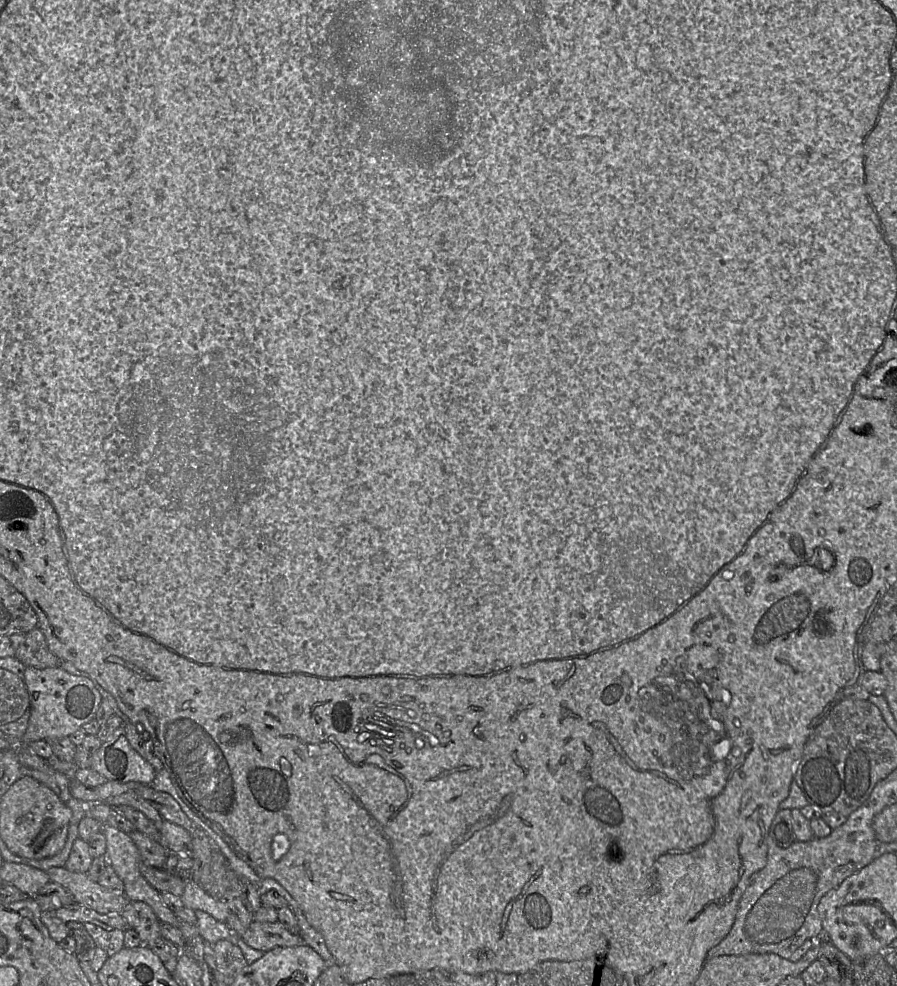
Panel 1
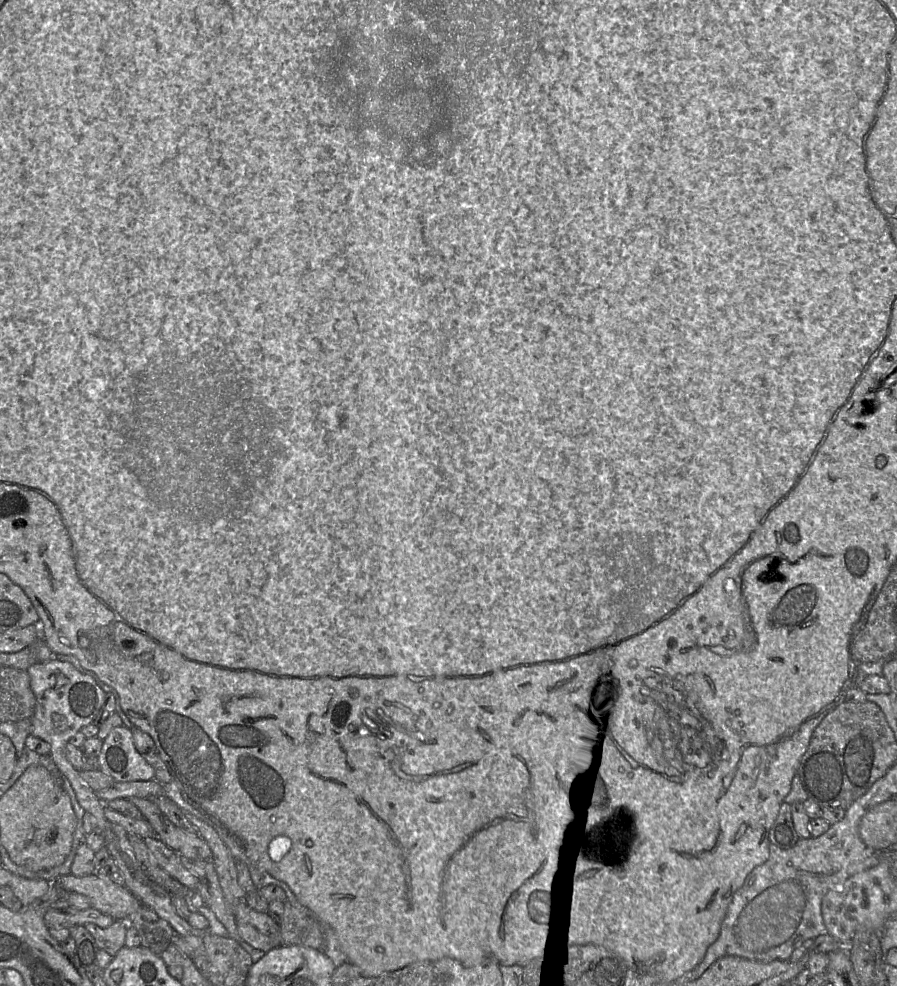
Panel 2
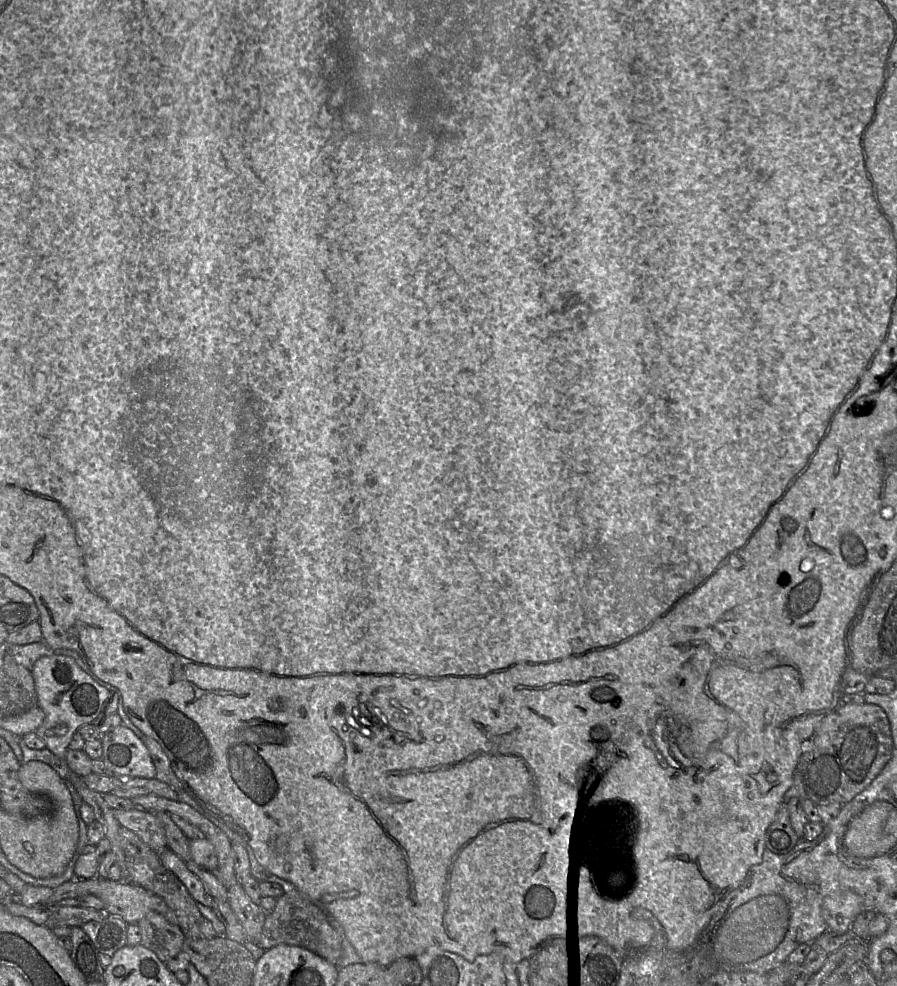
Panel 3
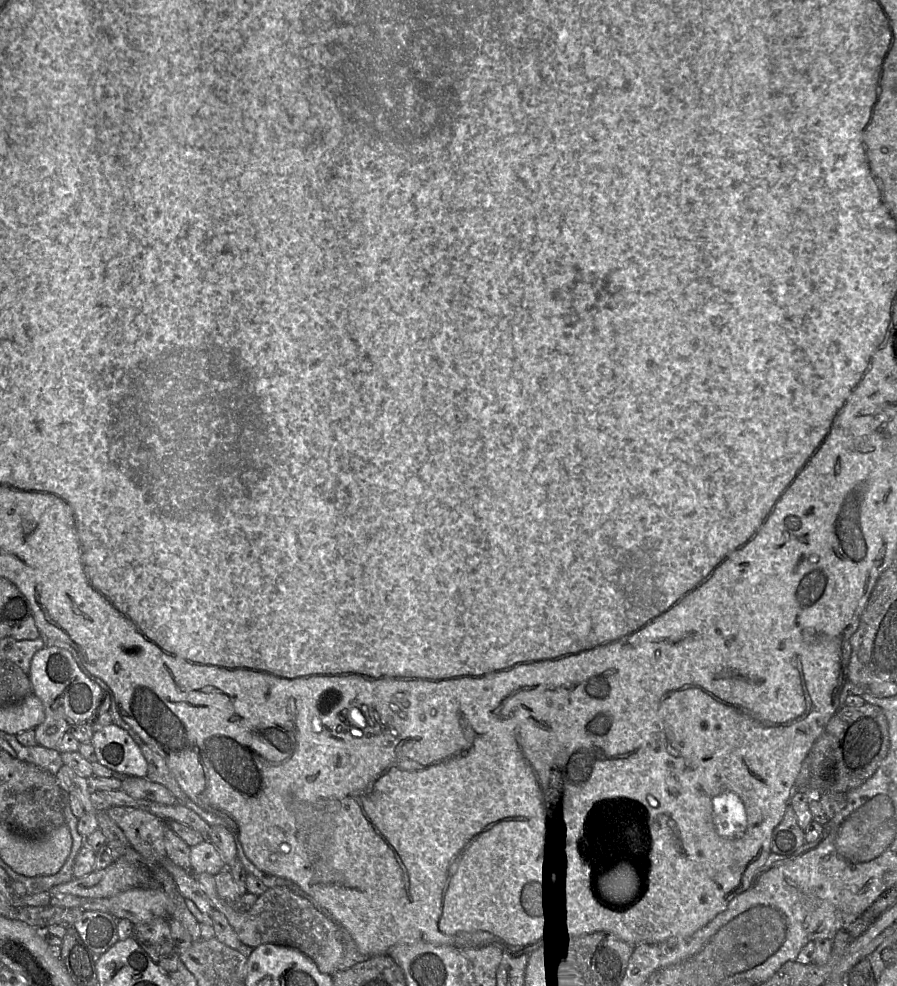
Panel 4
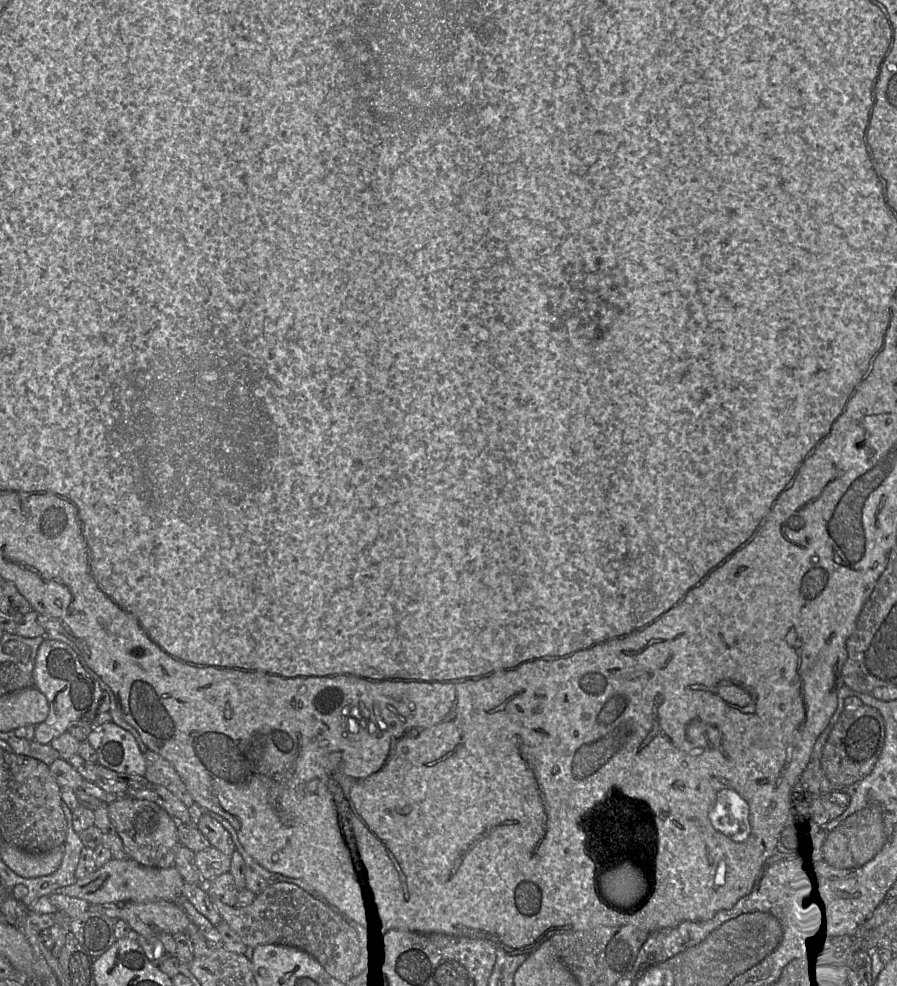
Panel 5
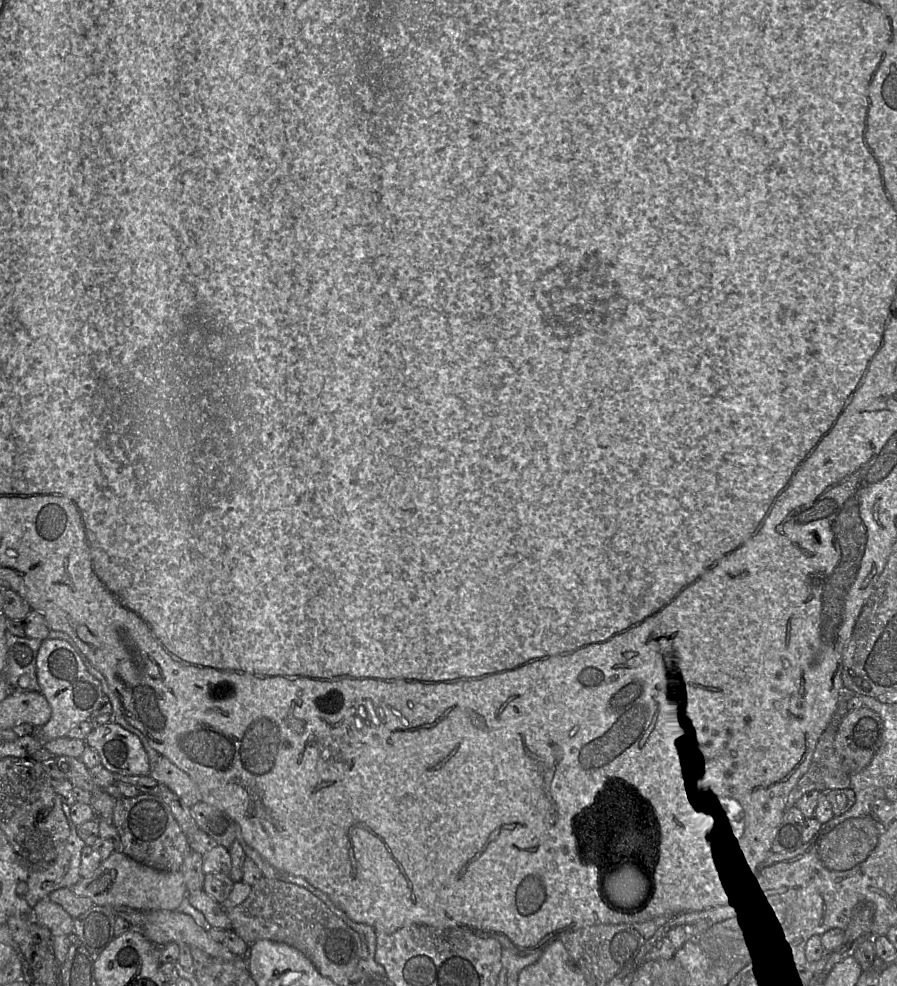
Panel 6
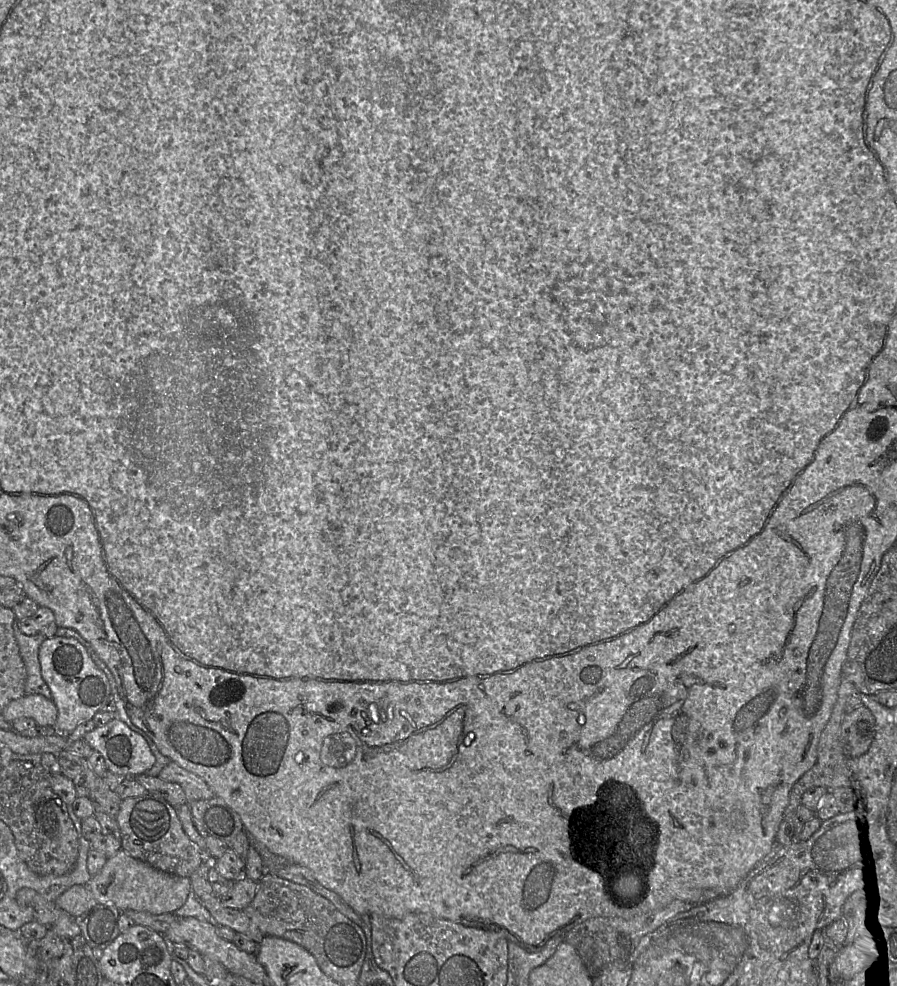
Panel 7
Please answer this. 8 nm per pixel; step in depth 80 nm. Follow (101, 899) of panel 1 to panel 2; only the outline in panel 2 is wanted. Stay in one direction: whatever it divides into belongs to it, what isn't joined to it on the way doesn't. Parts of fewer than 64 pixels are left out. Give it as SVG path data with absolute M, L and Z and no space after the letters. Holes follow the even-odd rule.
M73 874L60 876L52 885L58 885L67 892L86 896L92 908L127 922L128 918L141 906L141 902L123 885L103 880L96 874L77 877Z

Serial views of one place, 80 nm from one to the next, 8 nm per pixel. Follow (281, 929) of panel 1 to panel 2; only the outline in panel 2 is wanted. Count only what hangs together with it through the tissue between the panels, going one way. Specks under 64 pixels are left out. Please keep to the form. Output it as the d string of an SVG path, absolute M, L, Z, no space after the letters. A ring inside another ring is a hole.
M246 901L234 909L241 939L265 953L281 947L280 927L277 919L268 913L257 912Z

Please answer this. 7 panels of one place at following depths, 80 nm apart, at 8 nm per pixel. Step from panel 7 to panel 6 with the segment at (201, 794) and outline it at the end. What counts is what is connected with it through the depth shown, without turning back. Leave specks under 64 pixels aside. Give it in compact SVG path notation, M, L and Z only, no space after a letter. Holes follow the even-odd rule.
M160 755L156 766L150 770L149 776L166 785L188 807L201 801L198 787L190 776L162 755Z

